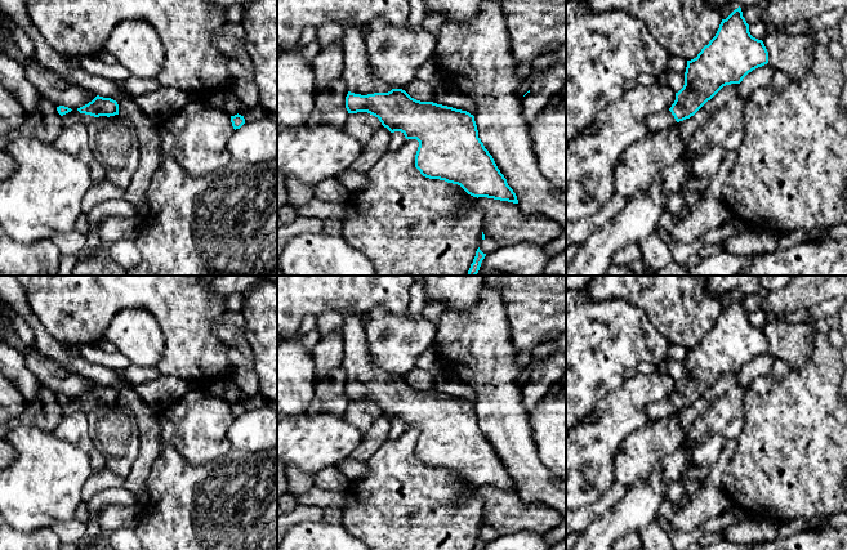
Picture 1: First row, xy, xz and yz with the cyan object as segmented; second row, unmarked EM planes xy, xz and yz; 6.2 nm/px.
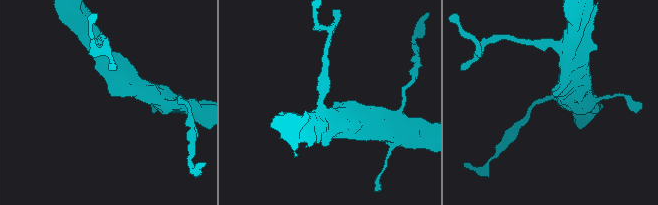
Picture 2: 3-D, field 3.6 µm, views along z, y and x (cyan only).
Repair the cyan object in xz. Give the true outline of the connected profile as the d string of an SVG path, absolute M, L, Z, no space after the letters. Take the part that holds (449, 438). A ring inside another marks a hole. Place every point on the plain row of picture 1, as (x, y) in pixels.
M344 314L340 331L344 341L342 368L348 377L346 385L348 402L367 401L378 406L391 421L401 420L406 428L416 428L419 435L415 443L415 456L423 465L458 473L477 487L487 486L518 492L516 482L478 426L473 403L433 390L416 389L405 379L392 377L380 370L369 354L365 318Z

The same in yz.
M741 296L722 308L716 325L696 346L687 349L685 374L669 398L645 407L656 421L694 404L723 375L740 372L753 358L768 352L762 328L753 326Z

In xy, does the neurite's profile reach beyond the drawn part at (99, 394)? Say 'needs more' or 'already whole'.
needs more

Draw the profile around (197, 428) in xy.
M217 390L190 392L179 401L157 408L161 450L175 447L193 466L218 460L232 447L227 433L233 420L231 404Z

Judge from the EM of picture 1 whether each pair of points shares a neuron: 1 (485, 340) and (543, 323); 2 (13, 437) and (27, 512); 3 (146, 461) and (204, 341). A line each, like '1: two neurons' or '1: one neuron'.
1: two neurons
2: one neuron
3: two neurons

